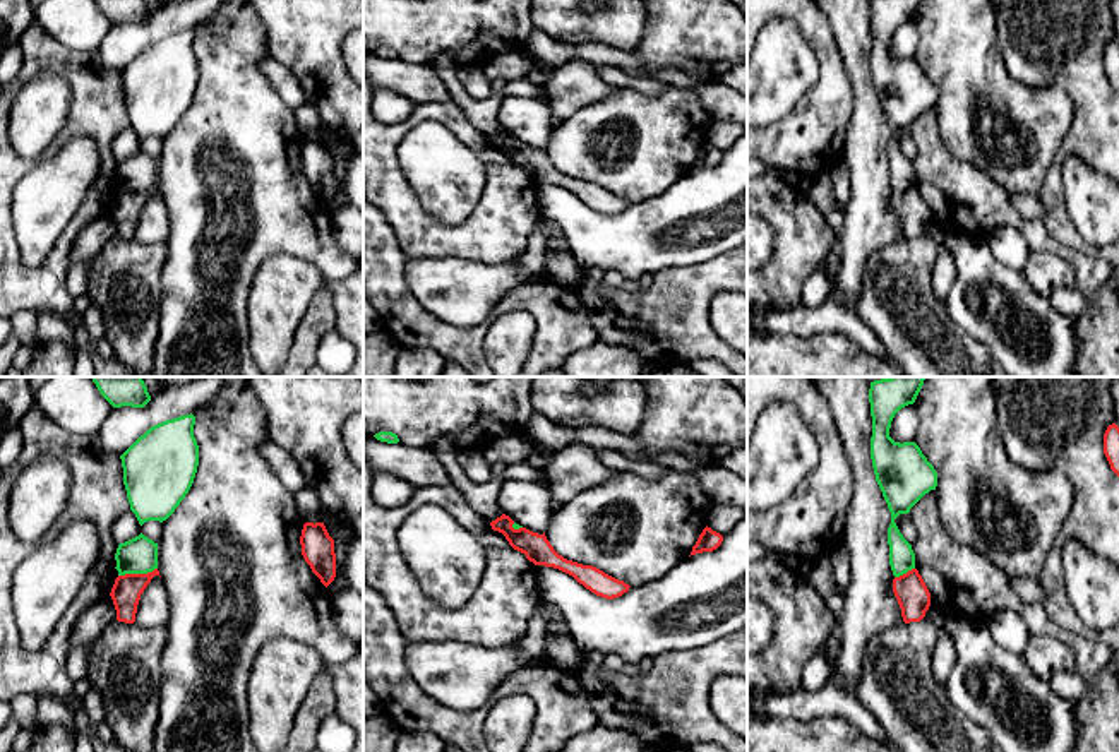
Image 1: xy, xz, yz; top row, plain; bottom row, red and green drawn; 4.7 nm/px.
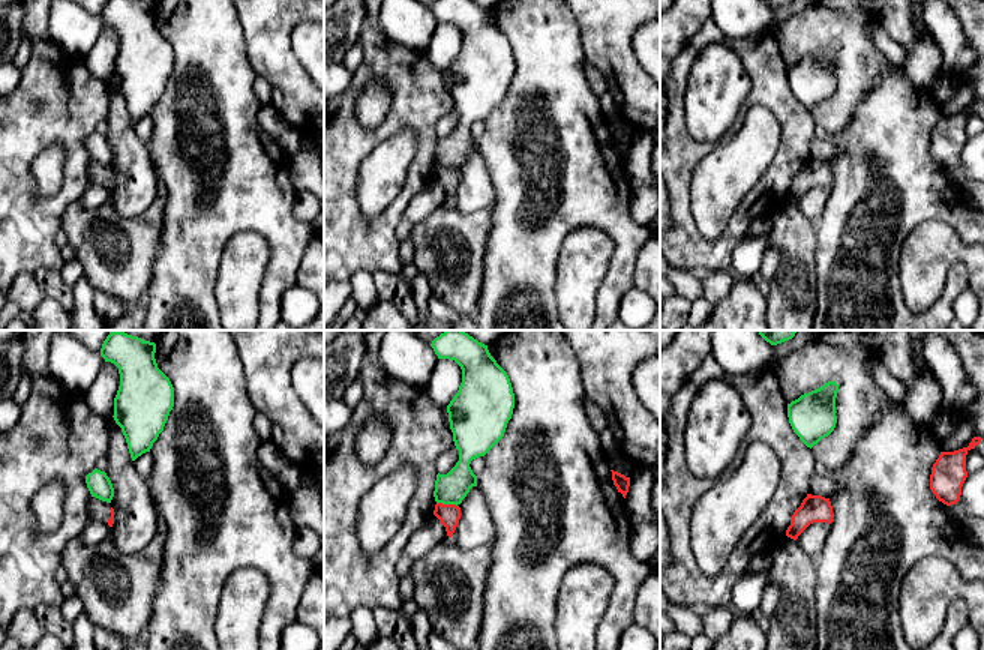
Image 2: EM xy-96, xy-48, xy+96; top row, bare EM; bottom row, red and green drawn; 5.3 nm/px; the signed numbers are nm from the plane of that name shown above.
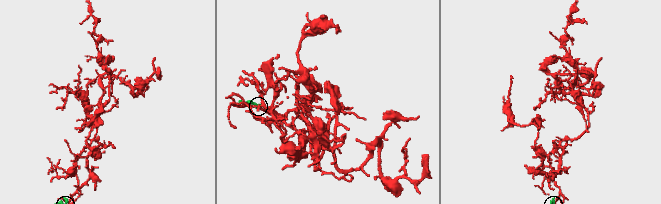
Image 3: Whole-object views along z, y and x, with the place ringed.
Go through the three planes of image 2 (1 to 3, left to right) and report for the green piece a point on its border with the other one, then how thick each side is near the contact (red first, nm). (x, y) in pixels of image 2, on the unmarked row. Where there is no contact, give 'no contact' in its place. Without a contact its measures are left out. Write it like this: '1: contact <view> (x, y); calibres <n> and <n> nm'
1: no contact
2: contact xy-48 (447, 168); calibres 120 and 170 nm
3: no contact

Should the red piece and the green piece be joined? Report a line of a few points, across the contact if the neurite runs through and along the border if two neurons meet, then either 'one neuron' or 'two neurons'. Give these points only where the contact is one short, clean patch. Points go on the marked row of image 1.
line xy (156, 567), (146, 572), (119, 576); two neurons

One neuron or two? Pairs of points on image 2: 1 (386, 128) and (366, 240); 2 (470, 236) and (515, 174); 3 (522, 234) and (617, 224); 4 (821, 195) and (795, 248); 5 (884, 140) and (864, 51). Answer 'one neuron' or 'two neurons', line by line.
1: one neuron
2: two neurons
3: one neuron
4: two neurons
5: two neurons

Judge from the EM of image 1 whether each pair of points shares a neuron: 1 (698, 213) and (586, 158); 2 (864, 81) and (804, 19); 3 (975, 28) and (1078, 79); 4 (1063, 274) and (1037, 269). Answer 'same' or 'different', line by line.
1: different
2: different
3: different
4: same

